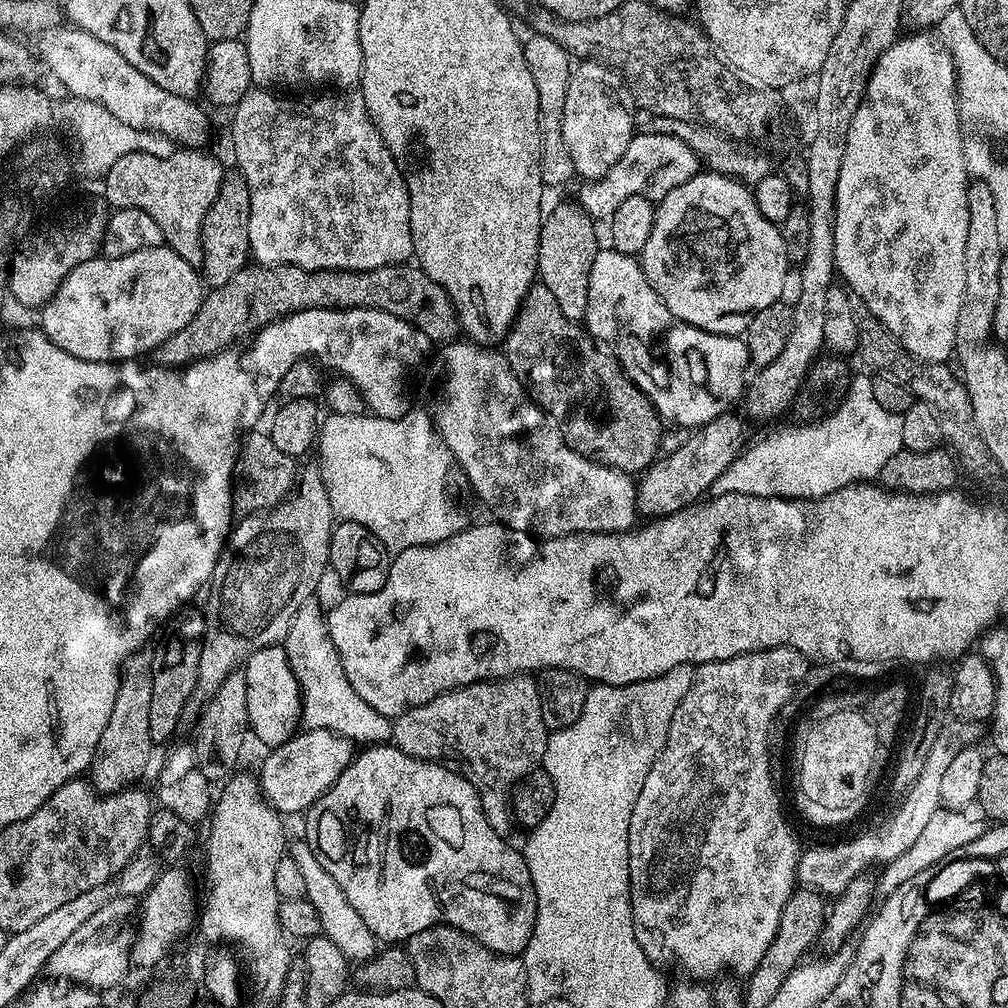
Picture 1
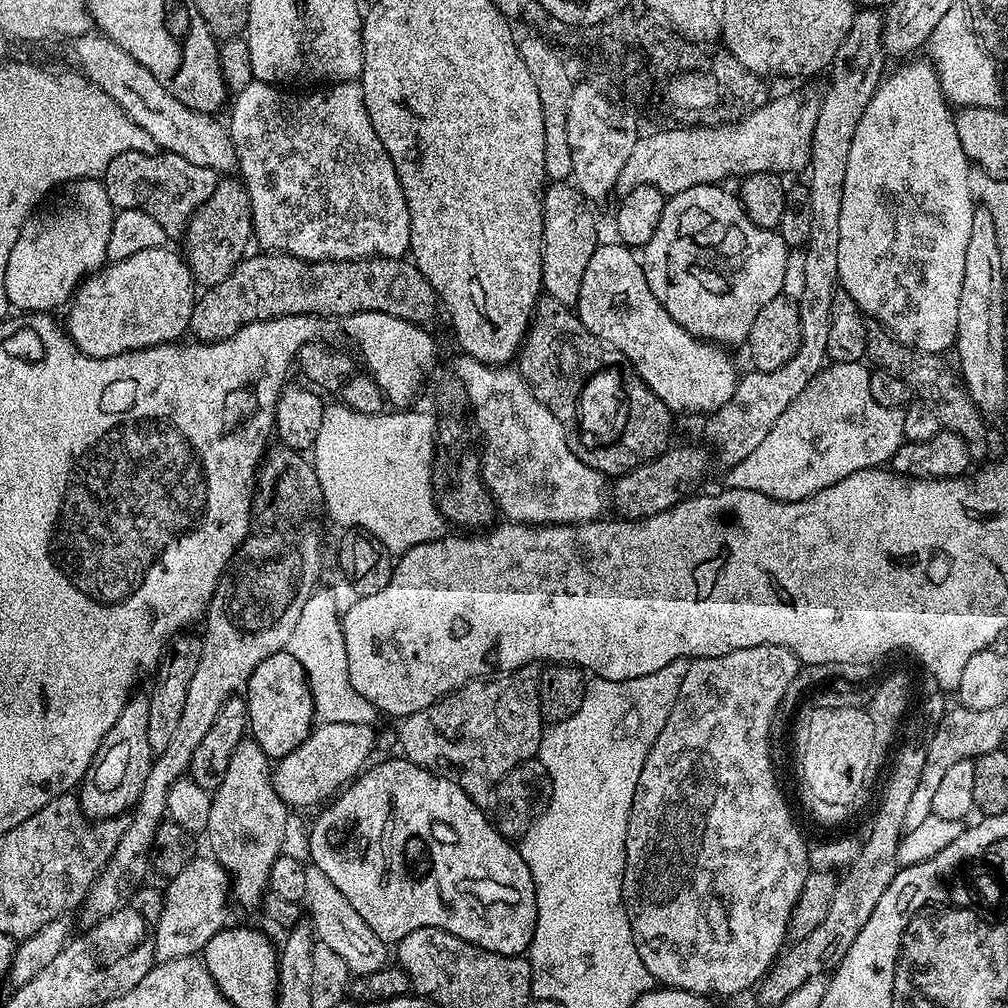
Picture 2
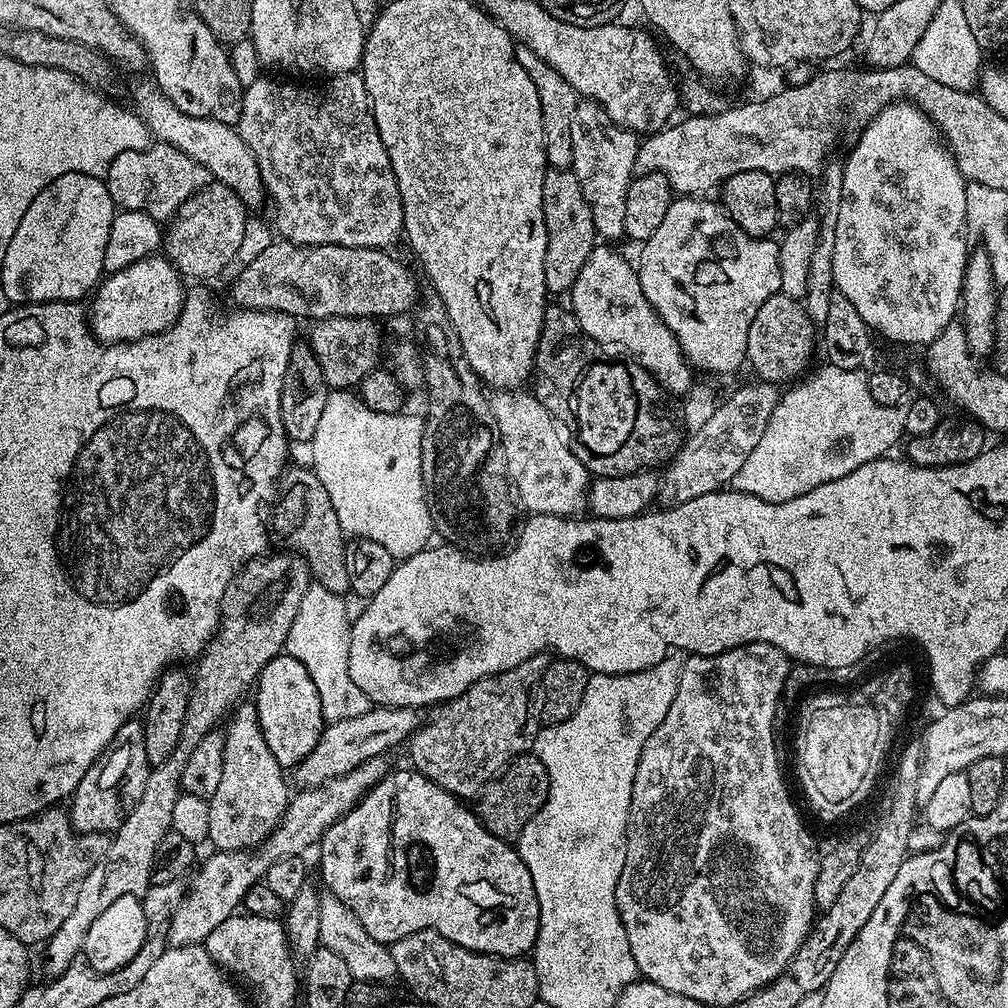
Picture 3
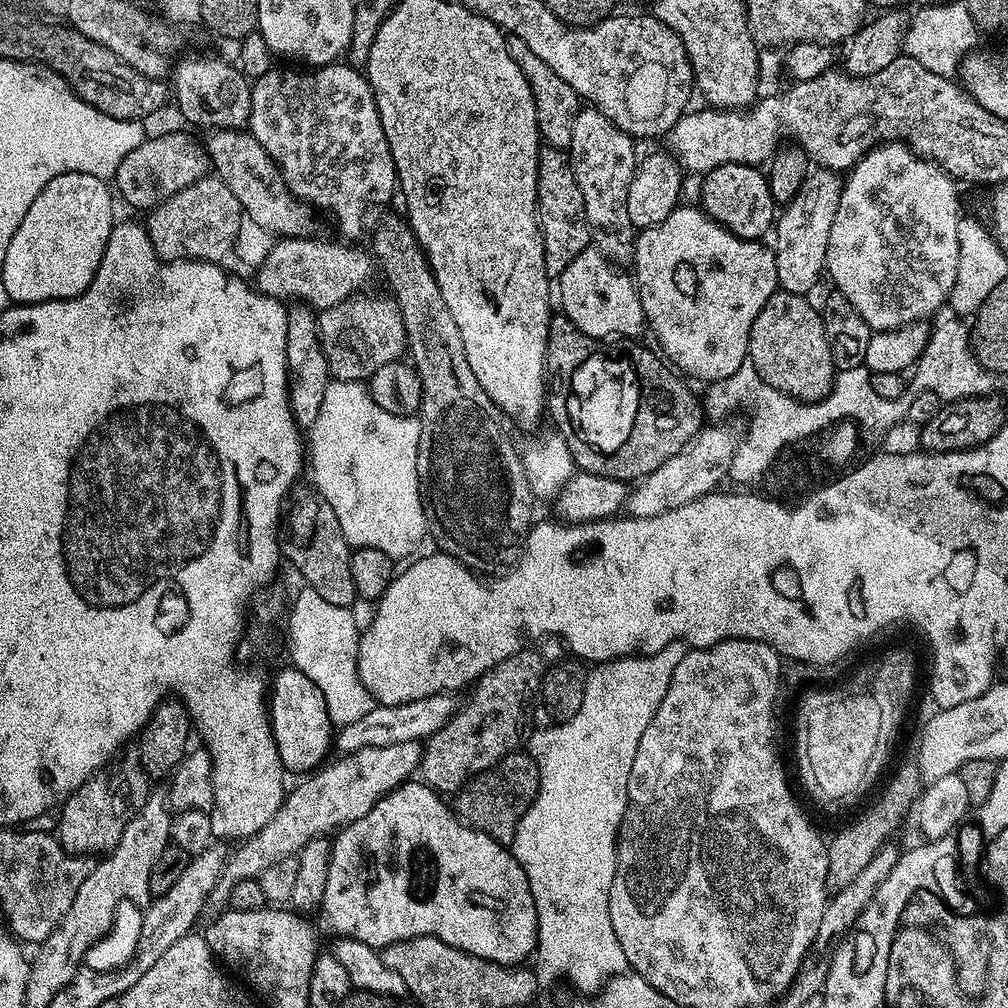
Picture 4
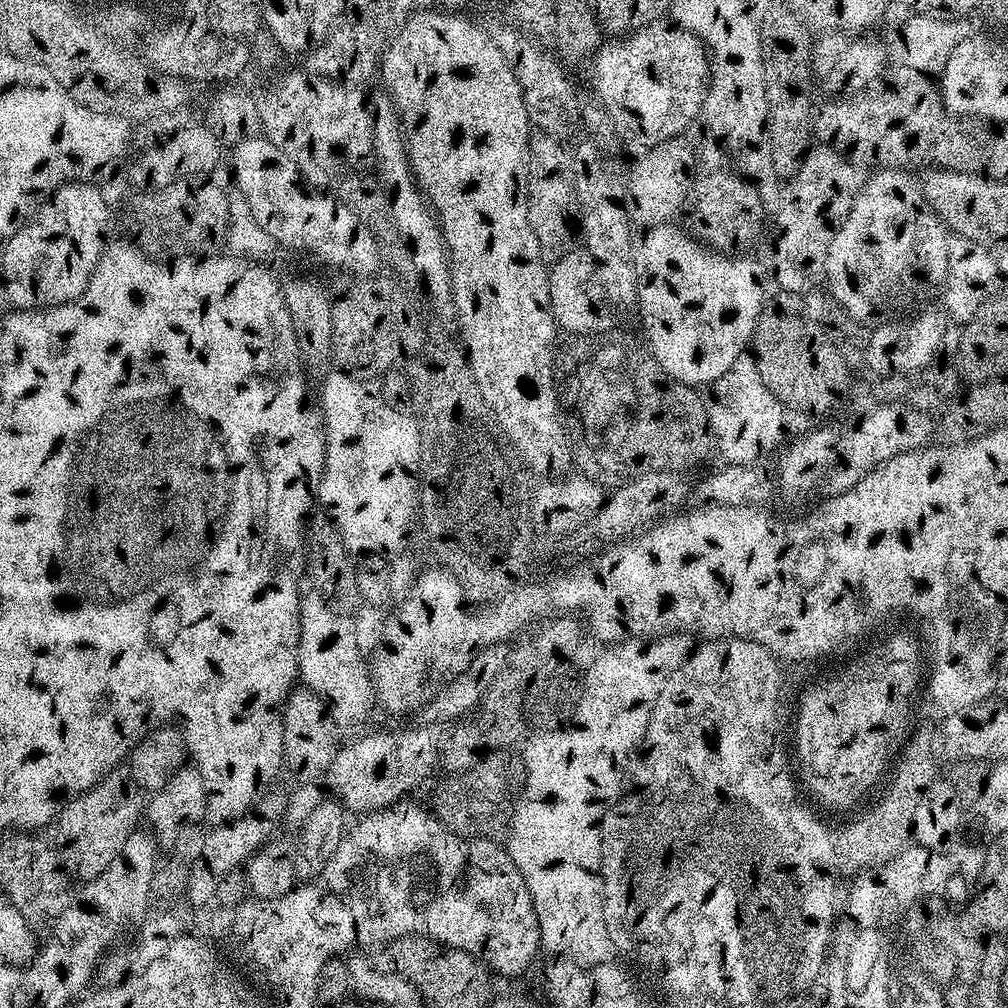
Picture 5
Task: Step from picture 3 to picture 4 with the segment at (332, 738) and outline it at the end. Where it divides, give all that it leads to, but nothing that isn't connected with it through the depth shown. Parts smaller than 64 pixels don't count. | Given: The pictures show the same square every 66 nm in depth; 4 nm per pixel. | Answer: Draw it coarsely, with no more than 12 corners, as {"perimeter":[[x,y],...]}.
{"perimeter":[[457,695],[375,705],[335,735],[338,752],[427,740]]}

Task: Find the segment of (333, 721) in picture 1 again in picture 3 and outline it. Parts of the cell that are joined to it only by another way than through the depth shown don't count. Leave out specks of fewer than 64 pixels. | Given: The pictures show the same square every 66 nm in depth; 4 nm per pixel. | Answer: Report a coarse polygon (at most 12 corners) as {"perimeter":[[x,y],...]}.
{"perimeter":[[302,594],[286,652],[306,666],[328,722],[374,706],[350,678],[344,596]]}

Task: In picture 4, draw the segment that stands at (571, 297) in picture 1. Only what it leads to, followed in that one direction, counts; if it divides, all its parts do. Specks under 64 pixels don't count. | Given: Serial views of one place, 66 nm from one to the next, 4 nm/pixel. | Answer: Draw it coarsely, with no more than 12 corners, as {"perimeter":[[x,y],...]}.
{"perimeter":[[541,147],[536,214],[549,277],[590,246],[563,151]]}

